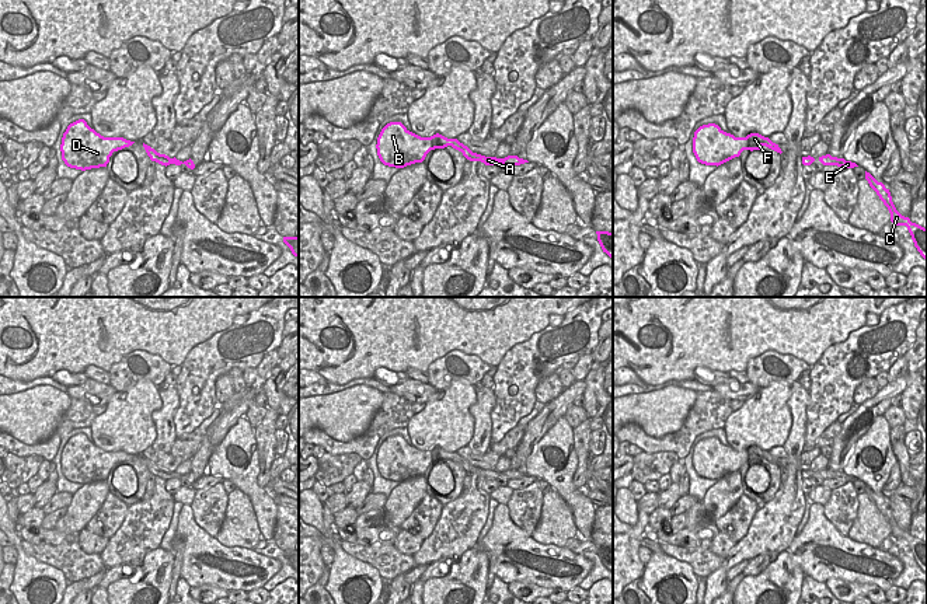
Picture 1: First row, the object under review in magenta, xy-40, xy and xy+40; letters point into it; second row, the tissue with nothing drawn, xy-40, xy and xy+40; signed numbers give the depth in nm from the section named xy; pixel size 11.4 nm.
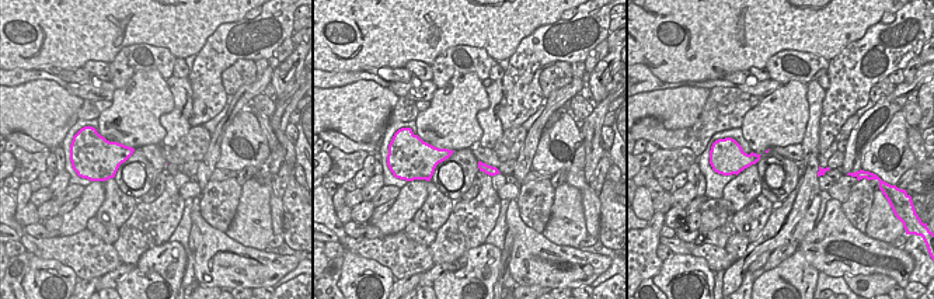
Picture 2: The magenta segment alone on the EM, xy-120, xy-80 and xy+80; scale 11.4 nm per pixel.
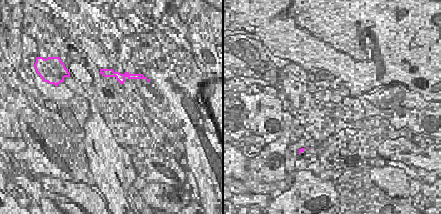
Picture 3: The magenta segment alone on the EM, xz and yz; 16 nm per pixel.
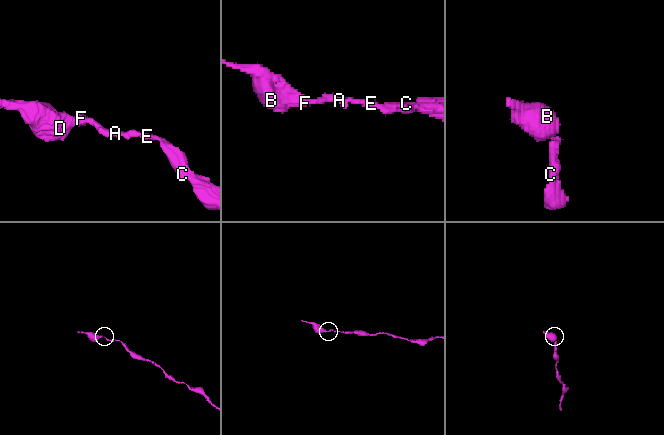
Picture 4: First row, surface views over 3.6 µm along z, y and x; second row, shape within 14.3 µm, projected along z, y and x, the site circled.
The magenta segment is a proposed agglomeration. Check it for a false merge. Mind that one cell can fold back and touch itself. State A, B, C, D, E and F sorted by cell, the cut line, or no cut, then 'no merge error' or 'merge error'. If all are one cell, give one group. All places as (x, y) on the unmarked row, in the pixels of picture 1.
groups A B C D E F; cut none; no merge error

